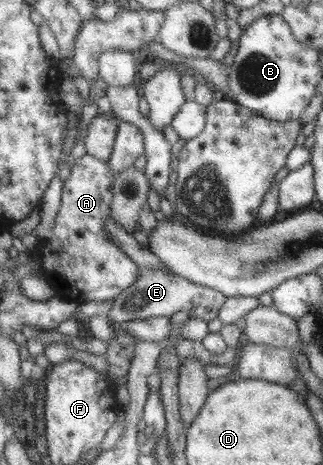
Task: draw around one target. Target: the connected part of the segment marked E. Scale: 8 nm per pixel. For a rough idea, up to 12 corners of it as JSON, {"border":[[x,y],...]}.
{"border":[[141,271],[114,299],[115,323],[170,317],[210,321],[226,300],[171,271]]}

